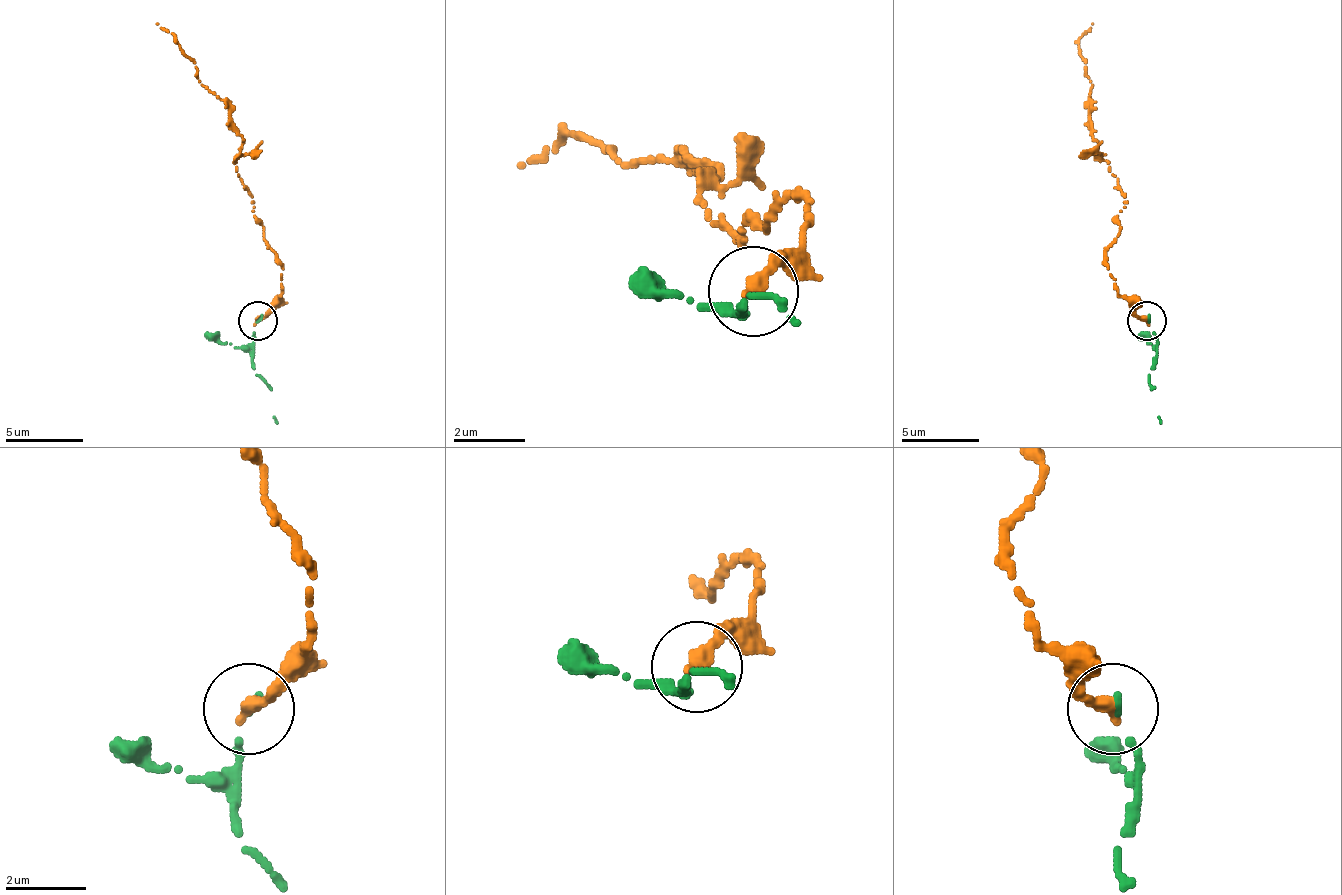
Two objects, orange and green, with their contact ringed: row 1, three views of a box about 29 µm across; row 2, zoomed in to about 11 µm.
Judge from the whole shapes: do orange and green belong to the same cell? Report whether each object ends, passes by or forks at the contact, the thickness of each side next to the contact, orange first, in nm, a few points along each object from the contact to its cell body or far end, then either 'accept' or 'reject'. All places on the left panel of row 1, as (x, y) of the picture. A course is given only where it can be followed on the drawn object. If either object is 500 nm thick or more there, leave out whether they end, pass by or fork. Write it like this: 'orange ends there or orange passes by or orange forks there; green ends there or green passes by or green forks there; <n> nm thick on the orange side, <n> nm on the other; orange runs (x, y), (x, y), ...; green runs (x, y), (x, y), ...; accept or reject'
orange ends there; green ends there; 360 nm thick on the orange side, 170 nm on the other; orange runs (259, 321), (282, 290), (278, 255), (235, 169), (243, 149), (231, 110), (200, 83), (196, 64), (157, 24); green runs (259, 321), (251, 364), (266, 384), (278, 423); accept

